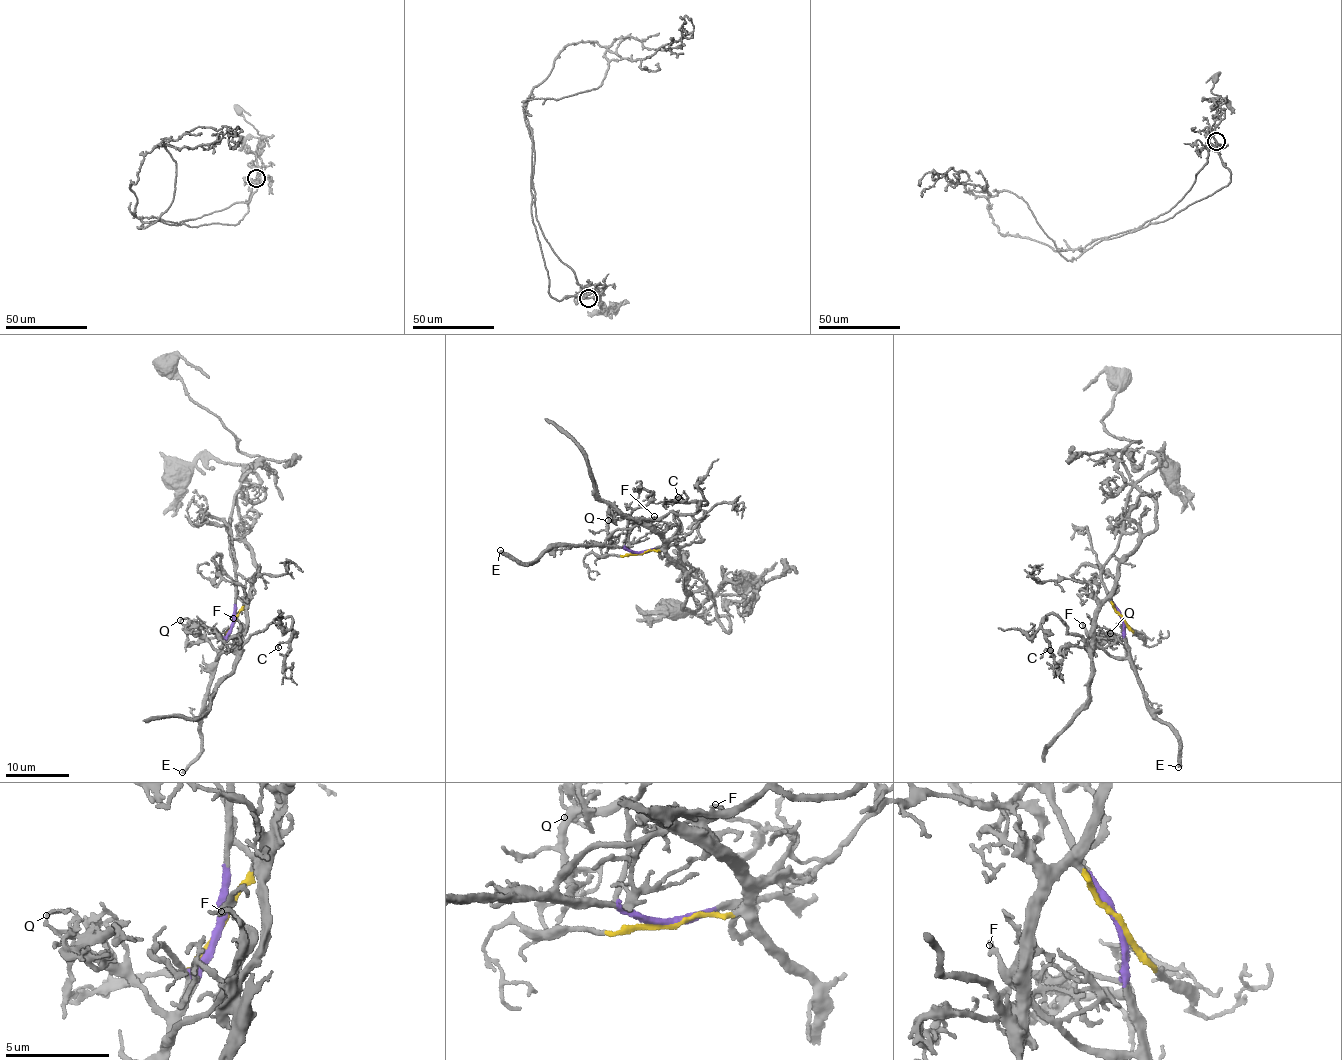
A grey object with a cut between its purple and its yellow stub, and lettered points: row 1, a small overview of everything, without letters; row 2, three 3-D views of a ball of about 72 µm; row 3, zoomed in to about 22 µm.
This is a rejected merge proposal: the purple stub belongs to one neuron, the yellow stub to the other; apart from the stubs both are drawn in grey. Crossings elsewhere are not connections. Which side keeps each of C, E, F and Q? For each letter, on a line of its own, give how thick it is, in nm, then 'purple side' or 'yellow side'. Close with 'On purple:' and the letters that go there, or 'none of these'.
C: 200 nm | yellow side
E: 340 nm | purple side
F: 190 nm | purple side
Q: 130 nm | purple side
On purple: E, F, Q

